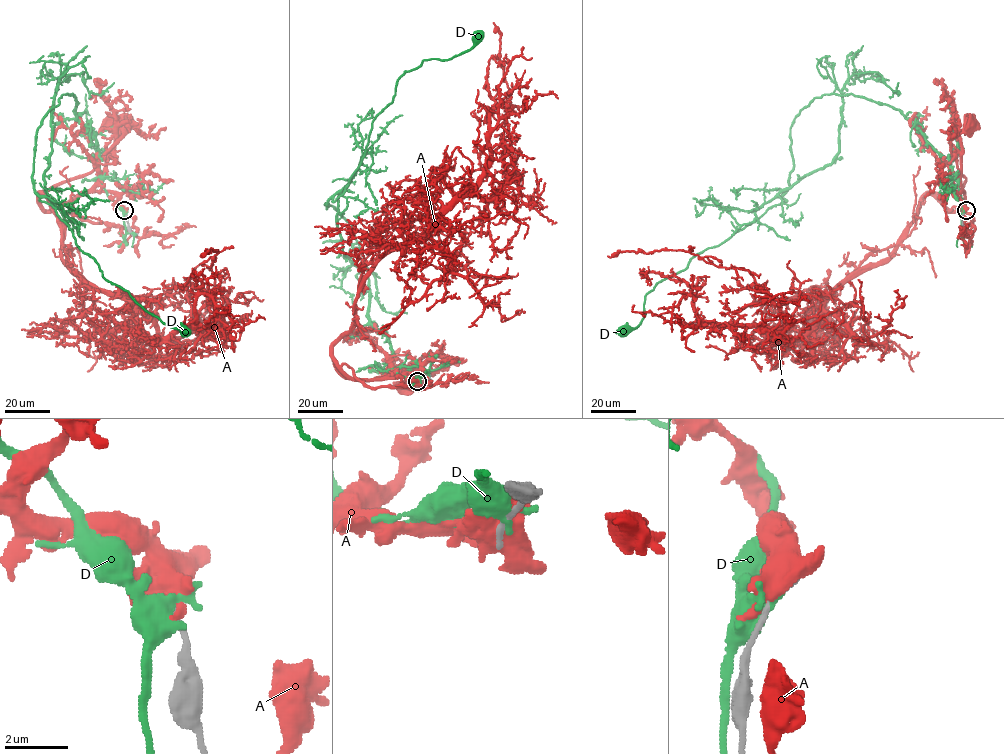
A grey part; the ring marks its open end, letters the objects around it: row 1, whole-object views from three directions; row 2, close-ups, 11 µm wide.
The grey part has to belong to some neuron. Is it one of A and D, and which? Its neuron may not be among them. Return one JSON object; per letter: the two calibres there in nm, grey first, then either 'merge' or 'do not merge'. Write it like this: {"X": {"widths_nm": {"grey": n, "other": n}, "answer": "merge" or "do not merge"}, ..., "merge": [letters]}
{"A": {"widths_nm": {"grey": 240, "other": 600}, "answer": "do not merge"}, "D": {"widths_nm": {"grey": 240, "other": 380}, "answer": "do not merge"}, "merge": []}

